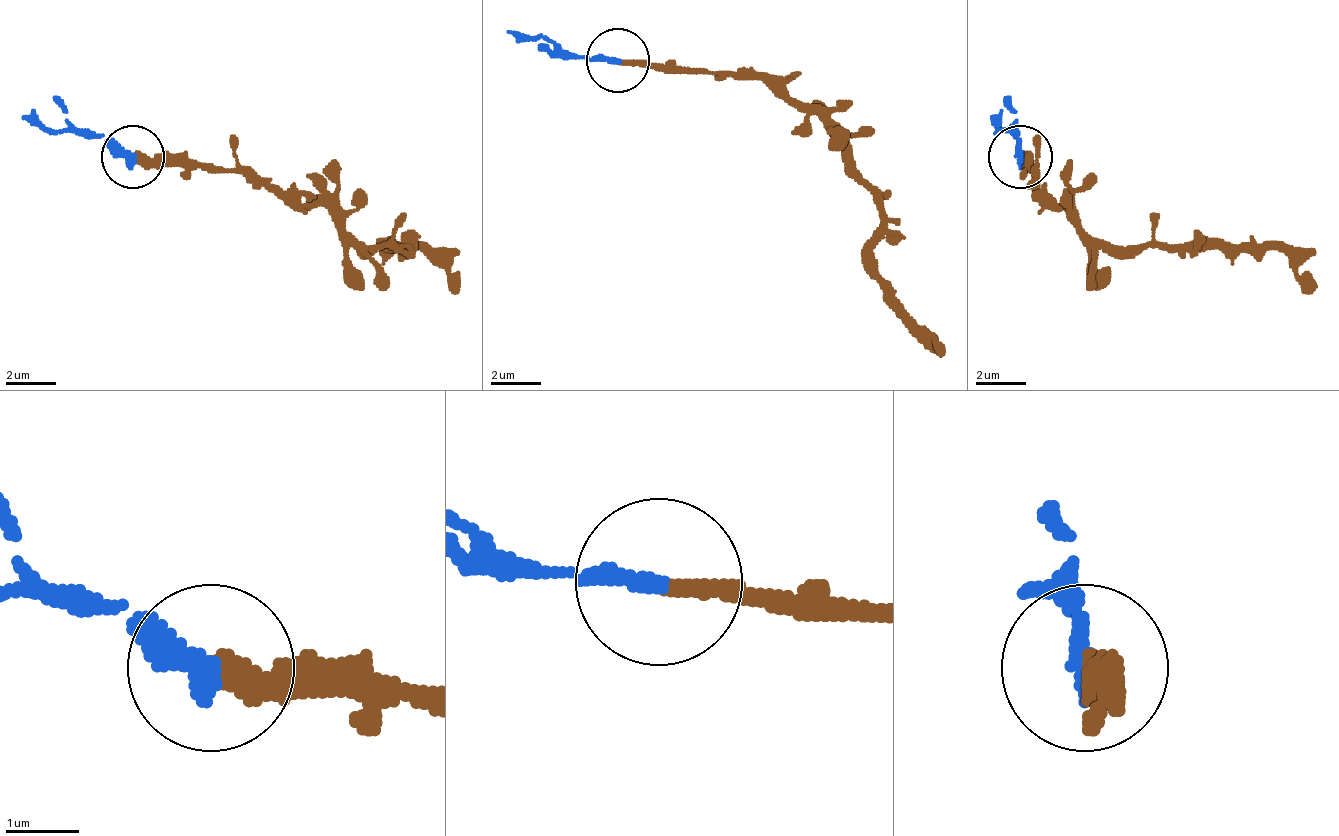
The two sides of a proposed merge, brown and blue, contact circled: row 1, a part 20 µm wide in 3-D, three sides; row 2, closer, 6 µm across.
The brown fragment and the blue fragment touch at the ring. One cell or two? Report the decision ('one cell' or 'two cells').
one cell

